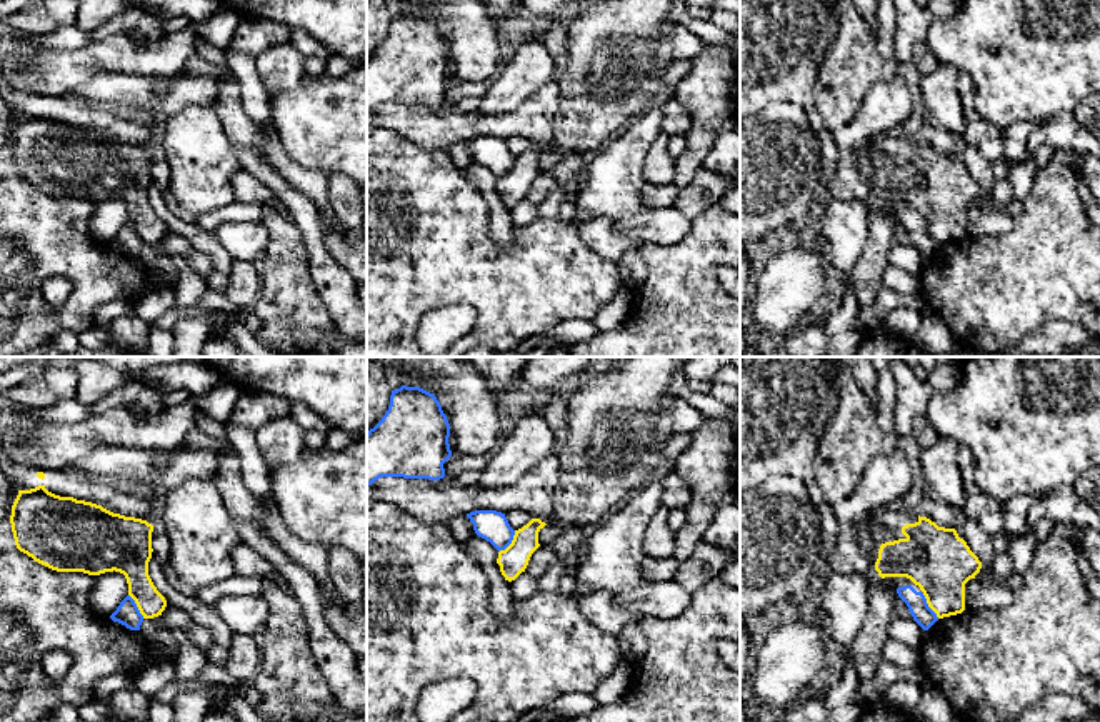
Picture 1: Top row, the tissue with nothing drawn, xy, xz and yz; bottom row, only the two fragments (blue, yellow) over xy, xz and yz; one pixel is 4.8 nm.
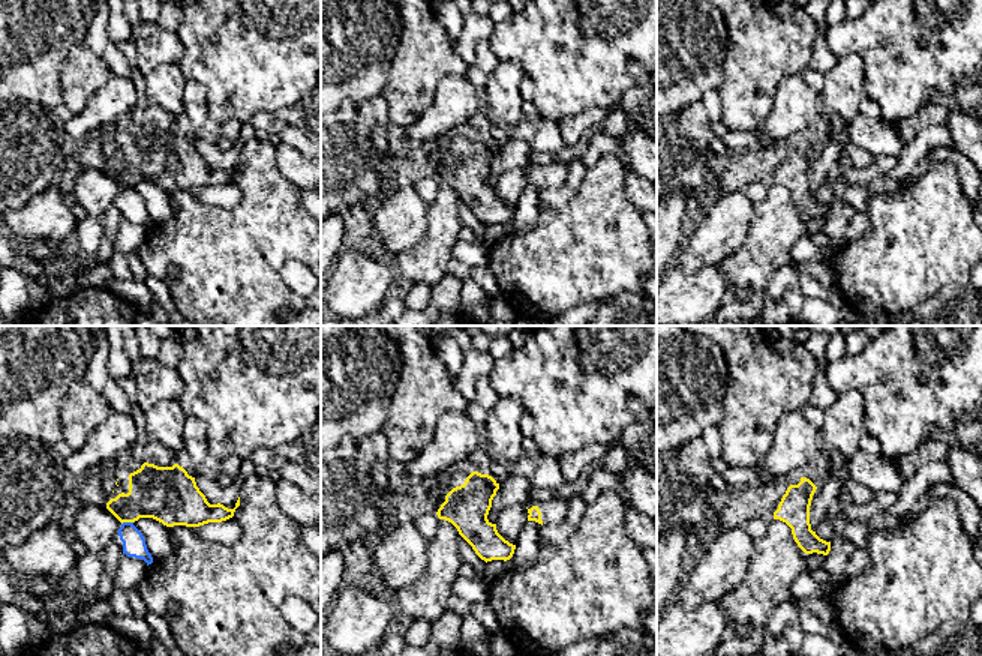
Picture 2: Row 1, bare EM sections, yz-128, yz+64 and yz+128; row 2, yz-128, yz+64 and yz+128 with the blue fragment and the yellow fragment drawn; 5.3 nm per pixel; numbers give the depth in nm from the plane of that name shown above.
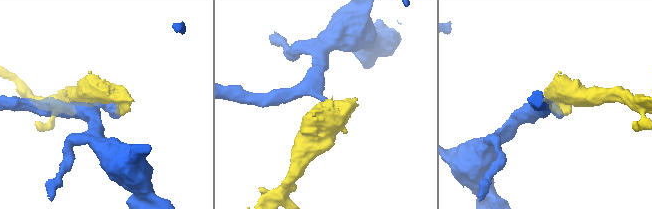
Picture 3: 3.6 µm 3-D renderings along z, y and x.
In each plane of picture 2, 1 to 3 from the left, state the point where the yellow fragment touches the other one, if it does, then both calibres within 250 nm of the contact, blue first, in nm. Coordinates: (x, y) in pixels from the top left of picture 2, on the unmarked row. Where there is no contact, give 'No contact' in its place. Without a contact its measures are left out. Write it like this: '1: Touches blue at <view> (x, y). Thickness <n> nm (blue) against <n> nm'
1: Touches blue at yz-128 (126, 186). Thickness 130 nm (blue) against 280 nm
2: No contact
3: No contact

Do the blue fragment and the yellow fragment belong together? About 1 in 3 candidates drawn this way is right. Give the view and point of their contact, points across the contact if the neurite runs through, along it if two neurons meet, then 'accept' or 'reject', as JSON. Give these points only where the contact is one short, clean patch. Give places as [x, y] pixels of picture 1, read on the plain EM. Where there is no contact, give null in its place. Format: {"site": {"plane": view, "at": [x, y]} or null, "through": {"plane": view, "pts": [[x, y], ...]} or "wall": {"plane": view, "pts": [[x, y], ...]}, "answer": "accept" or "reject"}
{"site": {"plane": "xz", "at": [510, 169]}, "wall": {"plane": "xz", "pts": [[515, 157], [510, 169], [499, 179]]}, "answer": "reject"}

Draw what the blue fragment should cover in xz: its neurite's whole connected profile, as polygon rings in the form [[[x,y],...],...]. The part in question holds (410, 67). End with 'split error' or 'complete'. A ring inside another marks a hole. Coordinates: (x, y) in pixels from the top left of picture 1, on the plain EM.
[[[420,13],[392,17],[382,47],[367,58],[367,112],[380,103],[445,103],[450,50],[437,23]]] | complete

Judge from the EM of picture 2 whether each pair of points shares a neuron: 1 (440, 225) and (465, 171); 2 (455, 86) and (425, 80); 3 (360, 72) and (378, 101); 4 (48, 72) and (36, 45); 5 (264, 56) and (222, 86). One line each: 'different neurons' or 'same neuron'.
1: different neurons
2: different neurons
3: different neurons
4: same neuron
5: same neuron

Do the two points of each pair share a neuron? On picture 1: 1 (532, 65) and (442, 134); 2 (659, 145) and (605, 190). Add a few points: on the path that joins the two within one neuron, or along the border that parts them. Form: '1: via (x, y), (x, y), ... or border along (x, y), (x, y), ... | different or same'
1: border along (515, 109), (500, 114), (477, 112) | different
2: border along (660, 132), (645, 157), (644, 180) | different

